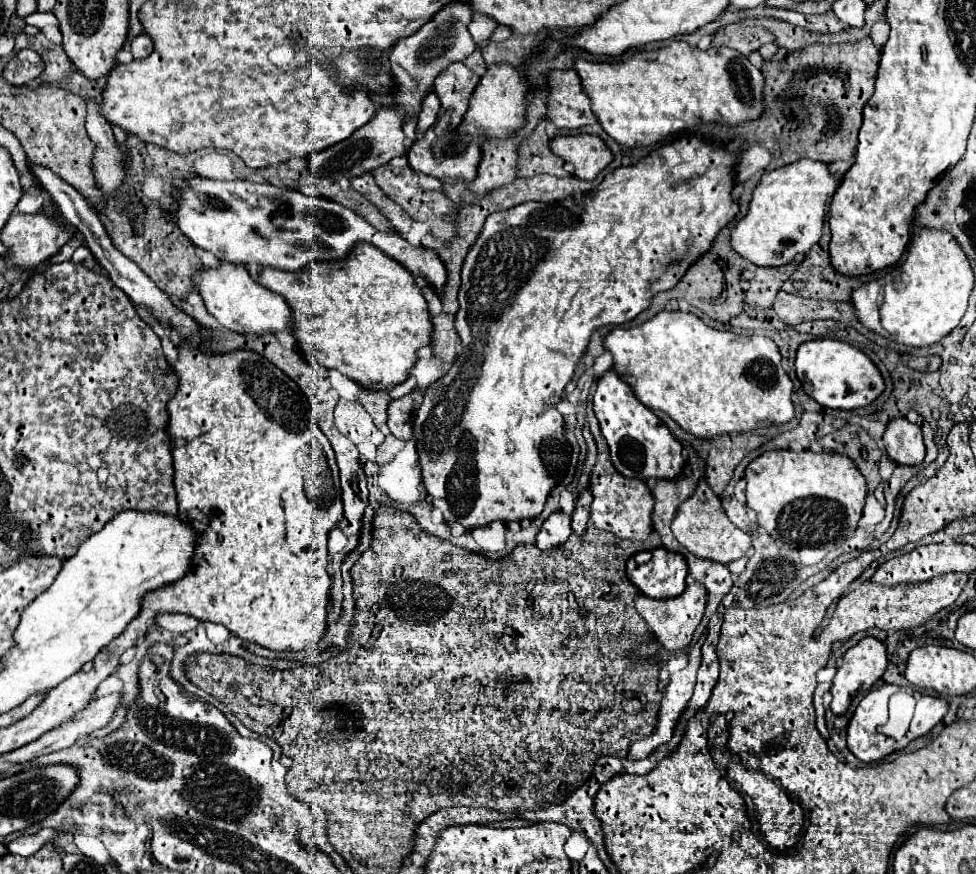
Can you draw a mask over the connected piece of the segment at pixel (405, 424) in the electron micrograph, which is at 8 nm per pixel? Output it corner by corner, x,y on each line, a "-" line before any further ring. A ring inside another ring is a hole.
413,392
403,396
403,398
397,398
389,404
389,430
395,438
399,440
411,440
413,438
413,430
411,430
411,422
413,422
413,410
415,410
415,398
413,398

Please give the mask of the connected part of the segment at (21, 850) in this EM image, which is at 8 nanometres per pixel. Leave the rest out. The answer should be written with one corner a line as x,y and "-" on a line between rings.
43,828
37,834
31,836
19,836
11,842
7,842
7,850
11,854
19,854
19,856
31,856
35,854
39,848
43,848
45,844
49,844
55,838
55,830
53,828

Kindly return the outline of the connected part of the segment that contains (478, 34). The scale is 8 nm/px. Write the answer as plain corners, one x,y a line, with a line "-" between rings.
477,12
477,14
473,16
471,24
469,24
469,32
471,32
473,40
477,42
477,46
481,46
485,40
489,40
489,38
491,38
491,34
495,32
495,28
497,28
497,26
499,26
499,24
497,24
491,16

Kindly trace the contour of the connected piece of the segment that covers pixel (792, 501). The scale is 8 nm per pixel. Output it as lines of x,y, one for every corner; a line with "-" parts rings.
771,450
757,456
745,470
747,482
747,508
755,510
757,524
769,532
775,540
791,544
793,548
819,548
827,542
835,542
857,528
857,522
865,504
865,478
859,474
855,462
835,452
813,454
811,450

